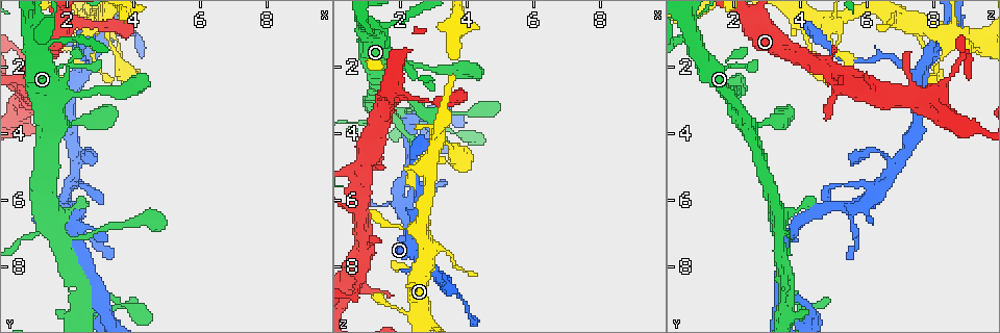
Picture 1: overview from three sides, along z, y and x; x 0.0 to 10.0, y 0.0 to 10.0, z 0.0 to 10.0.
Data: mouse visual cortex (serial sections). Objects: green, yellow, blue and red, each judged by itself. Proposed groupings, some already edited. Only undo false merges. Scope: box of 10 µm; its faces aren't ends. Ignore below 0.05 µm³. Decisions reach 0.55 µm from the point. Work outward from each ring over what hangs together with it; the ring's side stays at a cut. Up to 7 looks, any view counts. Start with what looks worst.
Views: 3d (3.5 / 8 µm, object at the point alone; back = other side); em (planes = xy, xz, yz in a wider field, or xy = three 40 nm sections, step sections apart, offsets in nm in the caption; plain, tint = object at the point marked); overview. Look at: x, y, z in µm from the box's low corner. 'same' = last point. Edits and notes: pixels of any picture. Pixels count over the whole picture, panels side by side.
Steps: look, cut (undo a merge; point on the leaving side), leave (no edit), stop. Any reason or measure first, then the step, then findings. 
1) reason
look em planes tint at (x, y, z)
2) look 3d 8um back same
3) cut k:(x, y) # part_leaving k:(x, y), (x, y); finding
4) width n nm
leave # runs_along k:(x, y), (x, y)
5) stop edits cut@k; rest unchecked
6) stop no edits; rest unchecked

thick turns thin
look 3d 3.5um at (2.40, 2.05, 7.10)

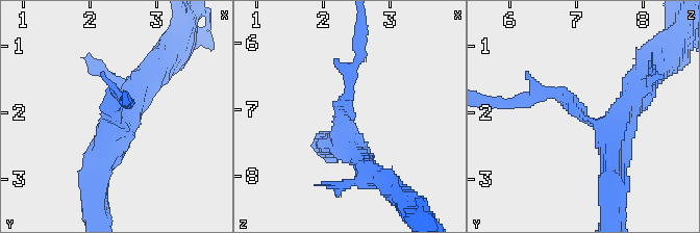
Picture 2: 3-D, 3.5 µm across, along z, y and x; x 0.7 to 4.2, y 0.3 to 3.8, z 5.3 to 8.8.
shape alone is not enough
look em planes tint at (2.40, 2.05, 7.10)

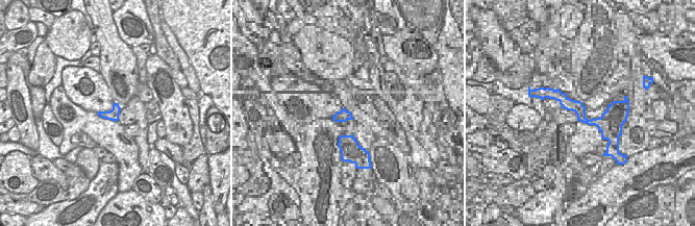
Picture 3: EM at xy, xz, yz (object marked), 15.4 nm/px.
arm_widths 150, 350, 350 nm
leave # runs_along 2:(335, 146), (348, 146), (357, 57); one cell here

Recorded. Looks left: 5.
a narrow waist
look 3d 3.5um at (1.70, 7.20, 3.40)

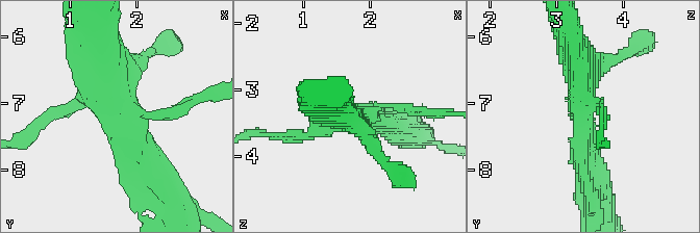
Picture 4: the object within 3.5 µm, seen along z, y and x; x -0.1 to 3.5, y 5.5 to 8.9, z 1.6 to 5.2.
arms 4; arm_widths 150, 300, 350, 500 nm; need the tissue
look em xy step 1 tint at (1.75, 7.15, 3.40)

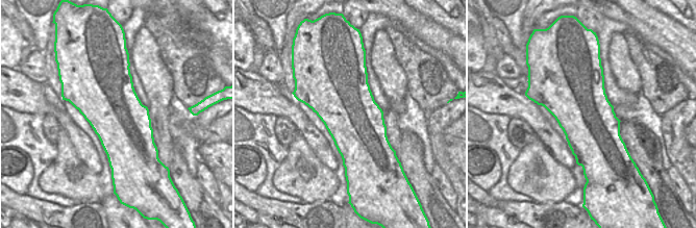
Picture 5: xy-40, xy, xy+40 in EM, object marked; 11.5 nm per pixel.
leave # one cell here

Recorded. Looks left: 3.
sudden change in width
look 3d 3.5um at (3.95, 9.20, 4.10)

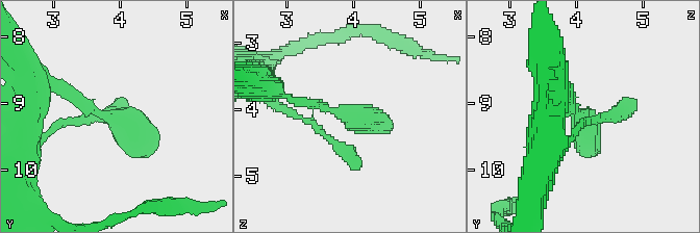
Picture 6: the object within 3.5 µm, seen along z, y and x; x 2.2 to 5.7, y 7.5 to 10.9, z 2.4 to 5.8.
look em planes tint at (3.95, 9.25, 4.10)

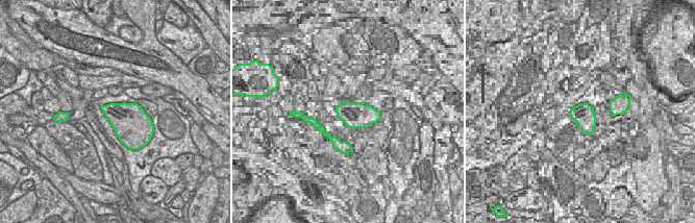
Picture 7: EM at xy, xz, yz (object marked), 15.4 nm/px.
width 550 nm
leave # runs_along 6:(59, 86), (155, 148); one cell here

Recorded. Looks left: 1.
stop no edits; rest unchecked

